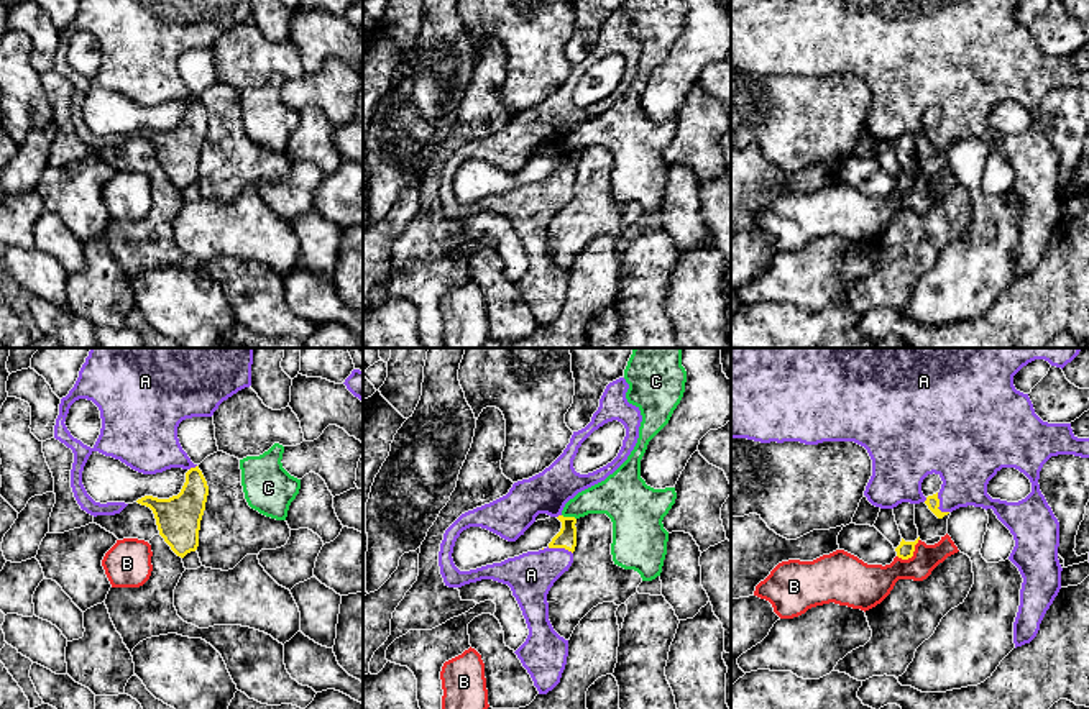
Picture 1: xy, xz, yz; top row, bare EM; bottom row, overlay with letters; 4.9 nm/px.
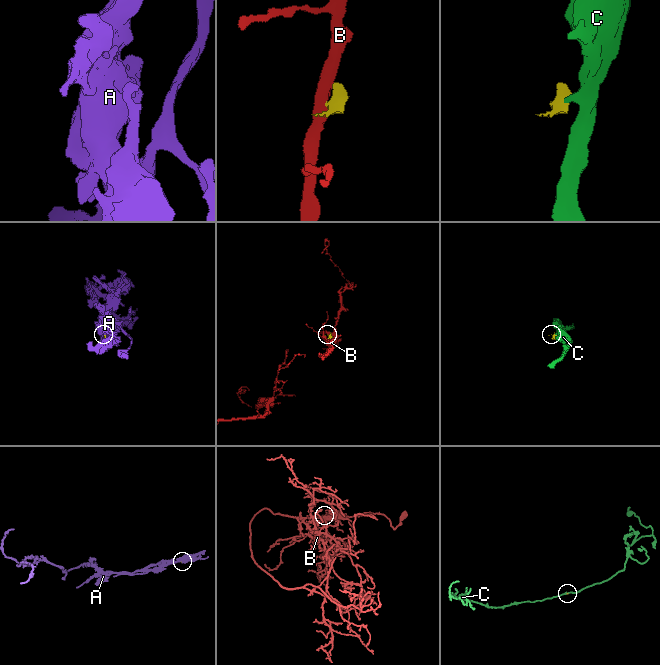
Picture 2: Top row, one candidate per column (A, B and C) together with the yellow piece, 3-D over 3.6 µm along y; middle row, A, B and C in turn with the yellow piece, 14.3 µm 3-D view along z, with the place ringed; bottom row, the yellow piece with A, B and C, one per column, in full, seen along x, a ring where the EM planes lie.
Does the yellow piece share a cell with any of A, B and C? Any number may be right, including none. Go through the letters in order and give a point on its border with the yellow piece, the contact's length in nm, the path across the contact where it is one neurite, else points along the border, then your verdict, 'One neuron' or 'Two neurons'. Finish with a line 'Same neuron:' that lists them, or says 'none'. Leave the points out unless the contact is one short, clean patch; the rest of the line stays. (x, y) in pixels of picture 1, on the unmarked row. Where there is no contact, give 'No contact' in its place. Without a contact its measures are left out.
A: Touches yellow at yz (938, 138). Shared border 120 nm. One neuron
B: Touches yellow at yz (912, 187). Shared border 140 nm. Boundary: yz (918, 171), (910, 189), (897, 189). Two neurons
C: Touches yellow at xz (569, 150). Shared border 80 nm. Boundary: xz (562, 146), (575, 151). Two neurons
Same neuron: A

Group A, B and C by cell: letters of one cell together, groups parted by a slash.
A / B / C

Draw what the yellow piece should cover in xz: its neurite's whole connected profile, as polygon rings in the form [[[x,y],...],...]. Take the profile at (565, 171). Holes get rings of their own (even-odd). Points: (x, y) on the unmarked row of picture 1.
[[[624,10],[609,15],[591,54],[573,64],[563,85],[549,100],[529,112],[514,115],[506,128],[462,146],[445,162],[440,176],[439,199],[445,218],[462,220],[481,212],[493,212],[511,220],[529,261],[526,274],[514,286],[531,307],[539,327],[547,327],[560,315],[568,289],[568,272],[554,263],[547,235],[554,215],[572,199],[577,179],[577,151],[563,149],[562,143],[578,125],[613,107],[634,82],[642,48],[639,39],[627,34],[627,21],[629,16]],[[613,53],[621,54],[626,61],[618,89],[593,105],[577,105],[573,92],[581,75],[595,62]],[[539,146],[557,149],[562,154],[560,164],[547,181],[470,204],[460,204],[455,199],[452,185],[463,162],[481,159],[508,174],[516,174]]]

